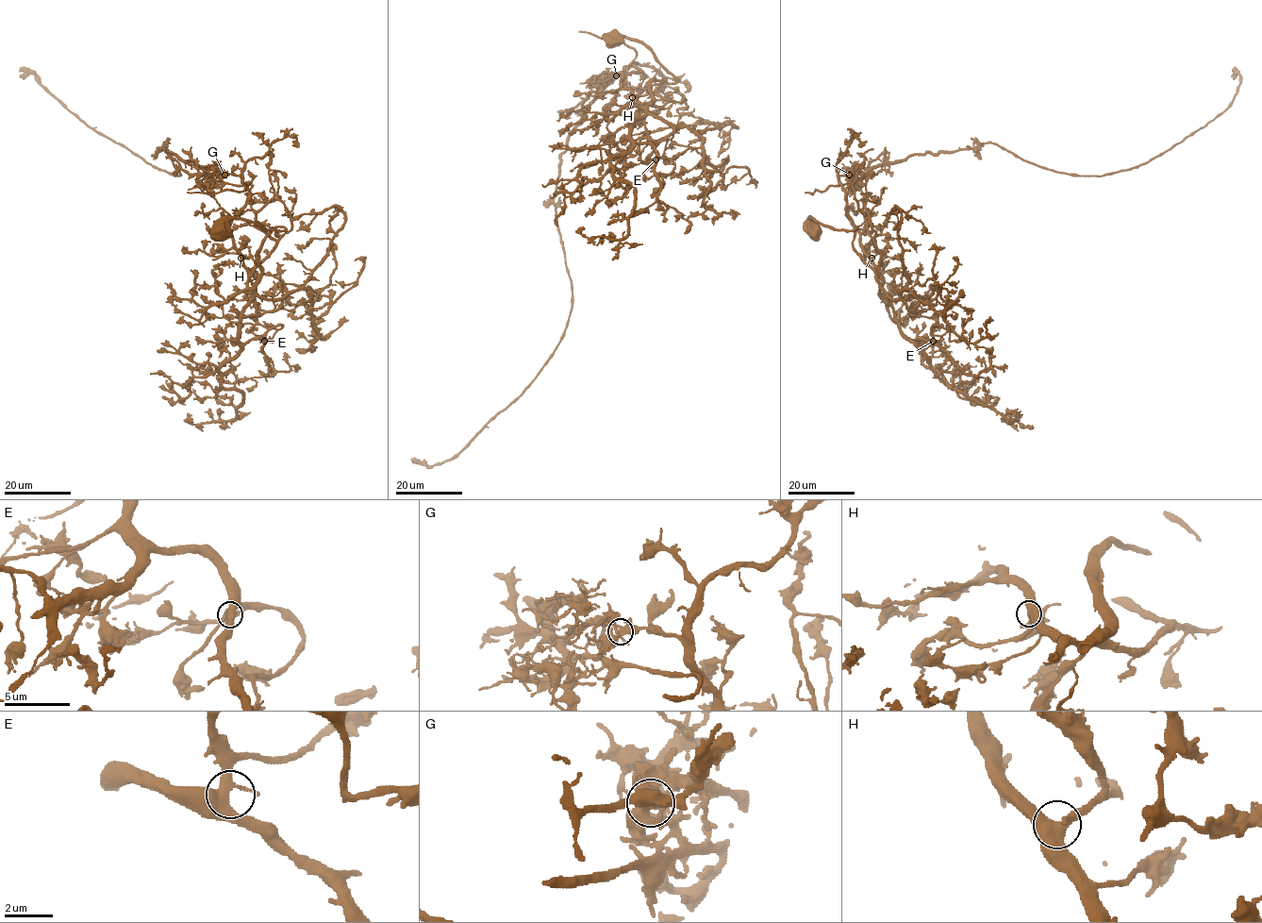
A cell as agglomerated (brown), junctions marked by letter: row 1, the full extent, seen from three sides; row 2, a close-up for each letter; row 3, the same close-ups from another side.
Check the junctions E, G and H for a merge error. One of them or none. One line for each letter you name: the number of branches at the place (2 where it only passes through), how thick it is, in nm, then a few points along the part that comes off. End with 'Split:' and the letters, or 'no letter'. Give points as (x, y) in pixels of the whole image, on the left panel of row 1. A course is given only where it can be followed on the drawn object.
G: 5 | 440 nm | (224, 175), (168, 154), (161, 147), (164, 143), (179, 175), (154, 167), (89, 127), (31, 73), (19, 71)
Split: G

